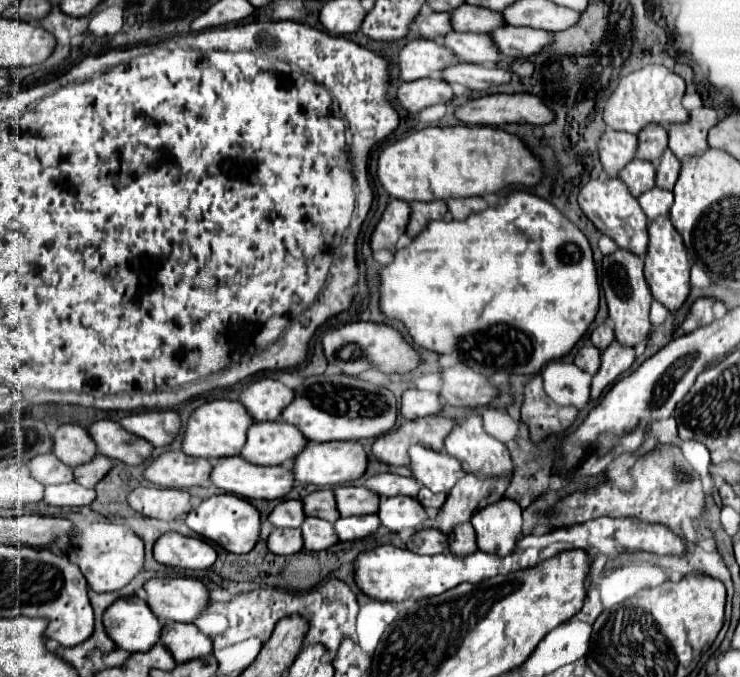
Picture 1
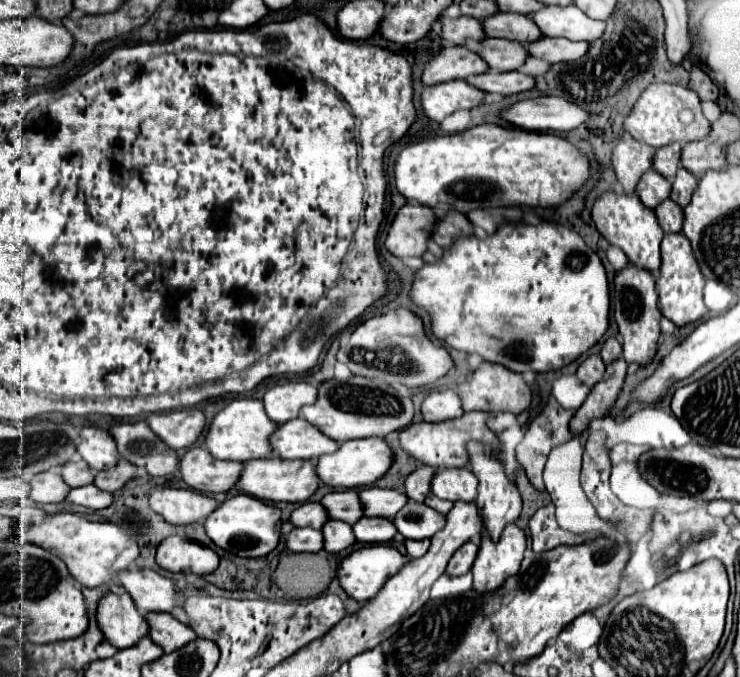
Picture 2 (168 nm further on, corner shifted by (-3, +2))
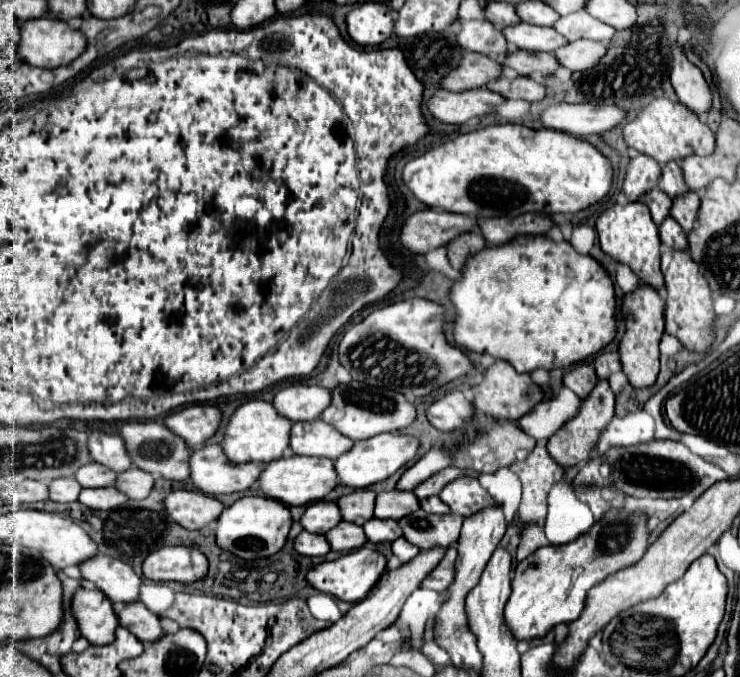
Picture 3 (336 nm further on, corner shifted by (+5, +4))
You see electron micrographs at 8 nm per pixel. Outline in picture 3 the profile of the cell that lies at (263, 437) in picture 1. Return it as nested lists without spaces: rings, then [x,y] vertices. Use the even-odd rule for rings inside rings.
[[[310,420],[310,422],[296,422],[292,424],[290,432],[290,448],[294,454],[302,456],[322,456],[336,460],[336,456],[342,456],[352,448],[352,440],[336,428],[332,428],[324,420]]]

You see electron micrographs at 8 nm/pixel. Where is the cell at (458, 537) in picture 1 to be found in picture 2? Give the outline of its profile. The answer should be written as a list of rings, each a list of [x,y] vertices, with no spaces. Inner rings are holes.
[[[474,542],[462,544],[462,546],[454,552],[454,556],[450,558],[448,568],[446,568],[446,574],[448,574],[448,576],[466,574],[466,572],[472,568],[472,564],[474,564],[476,554],[478,554],[478,544],[474,544]]]

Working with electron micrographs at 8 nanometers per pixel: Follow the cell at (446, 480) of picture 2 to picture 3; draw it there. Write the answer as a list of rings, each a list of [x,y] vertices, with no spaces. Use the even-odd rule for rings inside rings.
[[[458,478],[450,482],[440,492],[440,500],[446,502],[450,510],[460,514],[462,518],[472,516],[482,508],[496,506],[496,500],[490,498],[490,494],[480,486],[478,478]]]

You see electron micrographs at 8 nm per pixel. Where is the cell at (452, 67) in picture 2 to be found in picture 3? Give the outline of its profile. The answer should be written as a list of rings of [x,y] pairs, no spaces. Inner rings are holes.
[[[466,52],[460,66],[454,68],[444,80],[442,88],[450,92],[464,92],[472,88],[482,88],[492,80],[498,80],[502,76],[502,64],[490,56]]]

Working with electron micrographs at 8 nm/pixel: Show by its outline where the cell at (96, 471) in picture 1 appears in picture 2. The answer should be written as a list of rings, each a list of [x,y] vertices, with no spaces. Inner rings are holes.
[[[118,460],[118,464],[112,470],[100,470],[100,472],[96,472],[94,486],[98,486],[100,490],[106,490],[106,492],[116,492],[118,488],[122,488],[136,474],[138,474],[136,466],[132,466],[130,462]]]

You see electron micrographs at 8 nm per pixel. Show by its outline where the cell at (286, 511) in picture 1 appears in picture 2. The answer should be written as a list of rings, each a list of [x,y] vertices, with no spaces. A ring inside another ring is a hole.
[[[304,502],[290,514],[290,522],[294,526],[310,526],[316,530],[320,530],[326,520],[328,516],[320,502]]]

